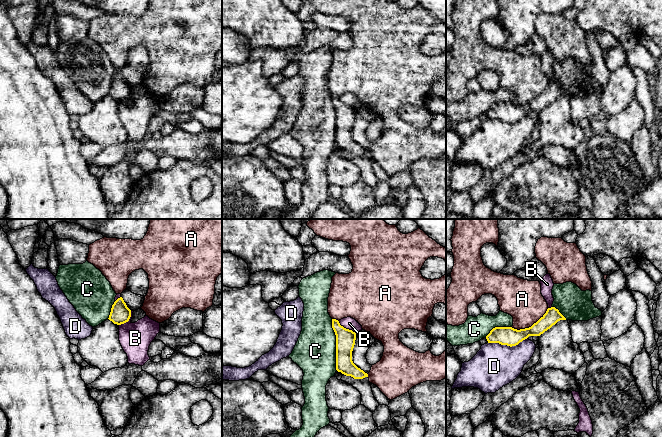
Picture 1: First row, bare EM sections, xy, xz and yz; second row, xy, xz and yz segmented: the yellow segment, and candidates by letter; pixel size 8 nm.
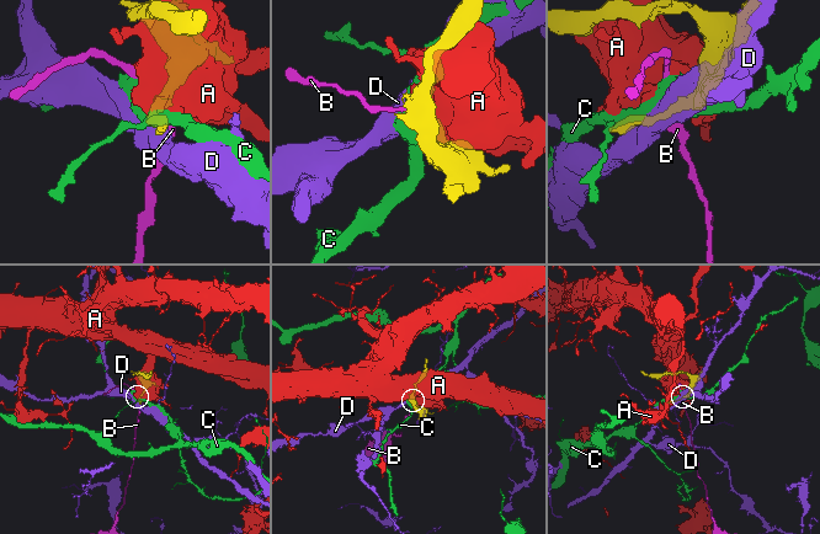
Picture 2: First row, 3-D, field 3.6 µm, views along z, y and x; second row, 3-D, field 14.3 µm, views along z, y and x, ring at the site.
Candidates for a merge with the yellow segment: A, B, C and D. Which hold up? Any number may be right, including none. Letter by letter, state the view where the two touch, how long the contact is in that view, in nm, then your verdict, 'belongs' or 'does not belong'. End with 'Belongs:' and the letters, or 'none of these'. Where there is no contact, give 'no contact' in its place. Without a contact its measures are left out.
A: meets yellow in yz; contact 340 nm long; does not belong
B: meets yellow in xy; contact 160 nm long; does not belong
C: meets yellow in xz; contact 420 nm long; does not belong
D: meets yellow in yz; contact 320 nm long; does not belong
Belongs: none of these

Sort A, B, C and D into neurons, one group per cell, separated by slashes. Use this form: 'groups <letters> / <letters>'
groups A / B / C / D

